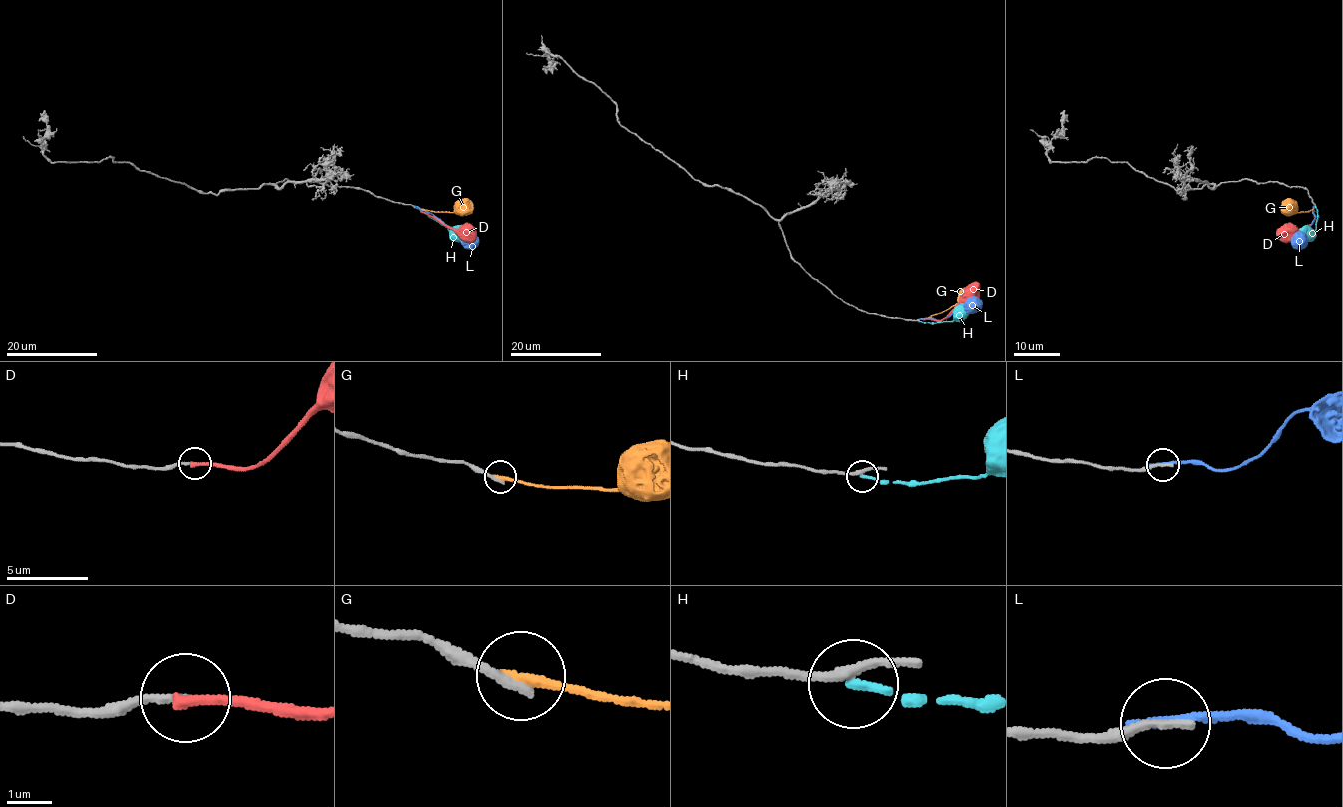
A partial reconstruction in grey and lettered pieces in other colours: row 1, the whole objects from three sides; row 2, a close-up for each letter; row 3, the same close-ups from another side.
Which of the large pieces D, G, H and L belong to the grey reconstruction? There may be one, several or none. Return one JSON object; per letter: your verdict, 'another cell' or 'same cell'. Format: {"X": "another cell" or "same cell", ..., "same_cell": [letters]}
{"D": "another cell", "G": "another cell", "H": "another cell", "L": "another cell", "same_cell": []}

